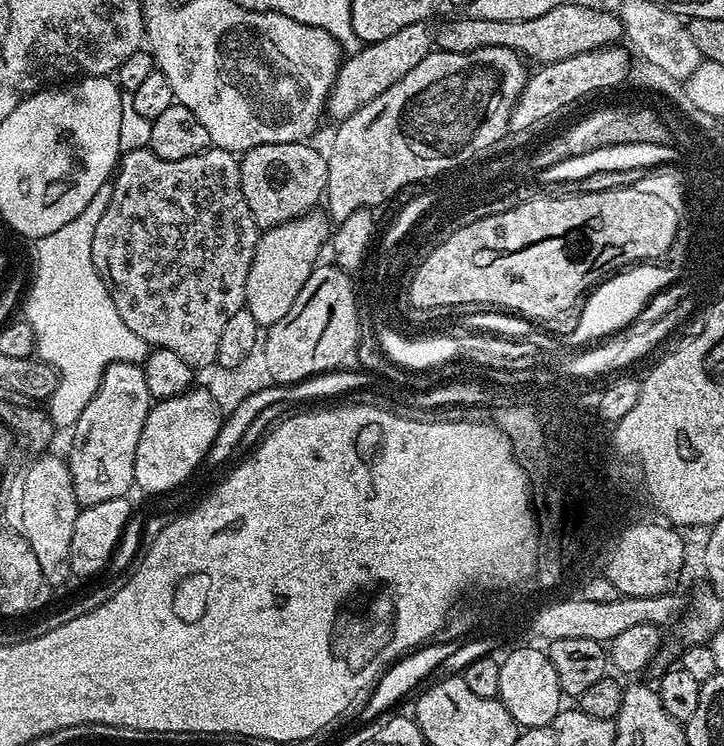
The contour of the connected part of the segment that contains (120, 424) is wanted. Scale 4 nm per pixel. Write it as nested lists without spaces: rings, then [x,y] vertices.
[[[114,362],[104,371],[94,398],[86,402],[86,410],[82,410],[78,422],[71,429],[72,449],[66,453],[74,494],[80,506],[122,498],[133,491],[138,438],[142,438],[142,426],[146,426],[153,403],[141,365]]]

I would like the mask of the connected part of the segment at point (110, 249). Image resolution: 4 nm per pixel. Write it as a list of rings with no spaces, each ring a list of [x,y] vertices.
[[[149,147],[139,148],[121,155],[111,186],[112,193],[106,206],[106,214],[102,214],[98,227],[94,229],[92,261],[98,274],[104,279],[104,285],[108,287],[118,314],[122,314],[122,322],[126,322],[126,326],[130,326],[130,330],[134,330],[134,334],[138,334],[138,338],[145,340],[149,346],[174,350],[174,354],[180,355],[193,370],[202,369],[207,364],[215,364],[222,329],[226,322],[230,322],[233,314],[238,314],[238,310],[245,307],[246,278],[250,274],[250,262],[254,258],[256,243],[260,241],[261,234],[261,229],[257,228],[254,222],[254,214],[250,214],[250,206],[246,206],[246,198],[242,194],[237,153],[210,147],[202,154],[194,154],[190,158],[167,160],[158,158],[158,154],[154,154]]]

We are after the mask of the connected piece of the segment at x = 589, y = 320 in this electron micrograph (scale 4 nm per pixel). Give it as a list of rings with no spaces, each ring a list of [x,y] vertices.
[[[647,262],[629,266],[615,274],[603,279],[591,292],[588,293],[579,309],[580,317],[572,328],[572,336],[577,340],[577,345],[588,346],[593,342],[603,341],[627,328],[633,322],[639,321],[640,312],[662,290],[661,285],[669,278],[669,273],[656,267],[651,267]]]

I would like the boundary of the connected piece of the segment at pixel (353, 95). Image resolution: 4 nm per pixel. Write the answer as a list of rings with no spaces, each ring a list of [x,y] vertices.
[[[424,24],[406,26],[390,34],[390,38],[382,38],[382,42],[364,44],[358,51],[351,53],[341,63],[334,78],[334,86],[328,95],[327,115],[333,116],[336,122],[350,118],[350,114],[362,110],[366,102],[374,102],[378,94],[390,90],[390,86],[394,86],[402,74],[414,70],[414,66],[418,66],[418,62],[422,62],[422,58],[426,58],[430,51],[430,40],[424,37],[424,30]]]

